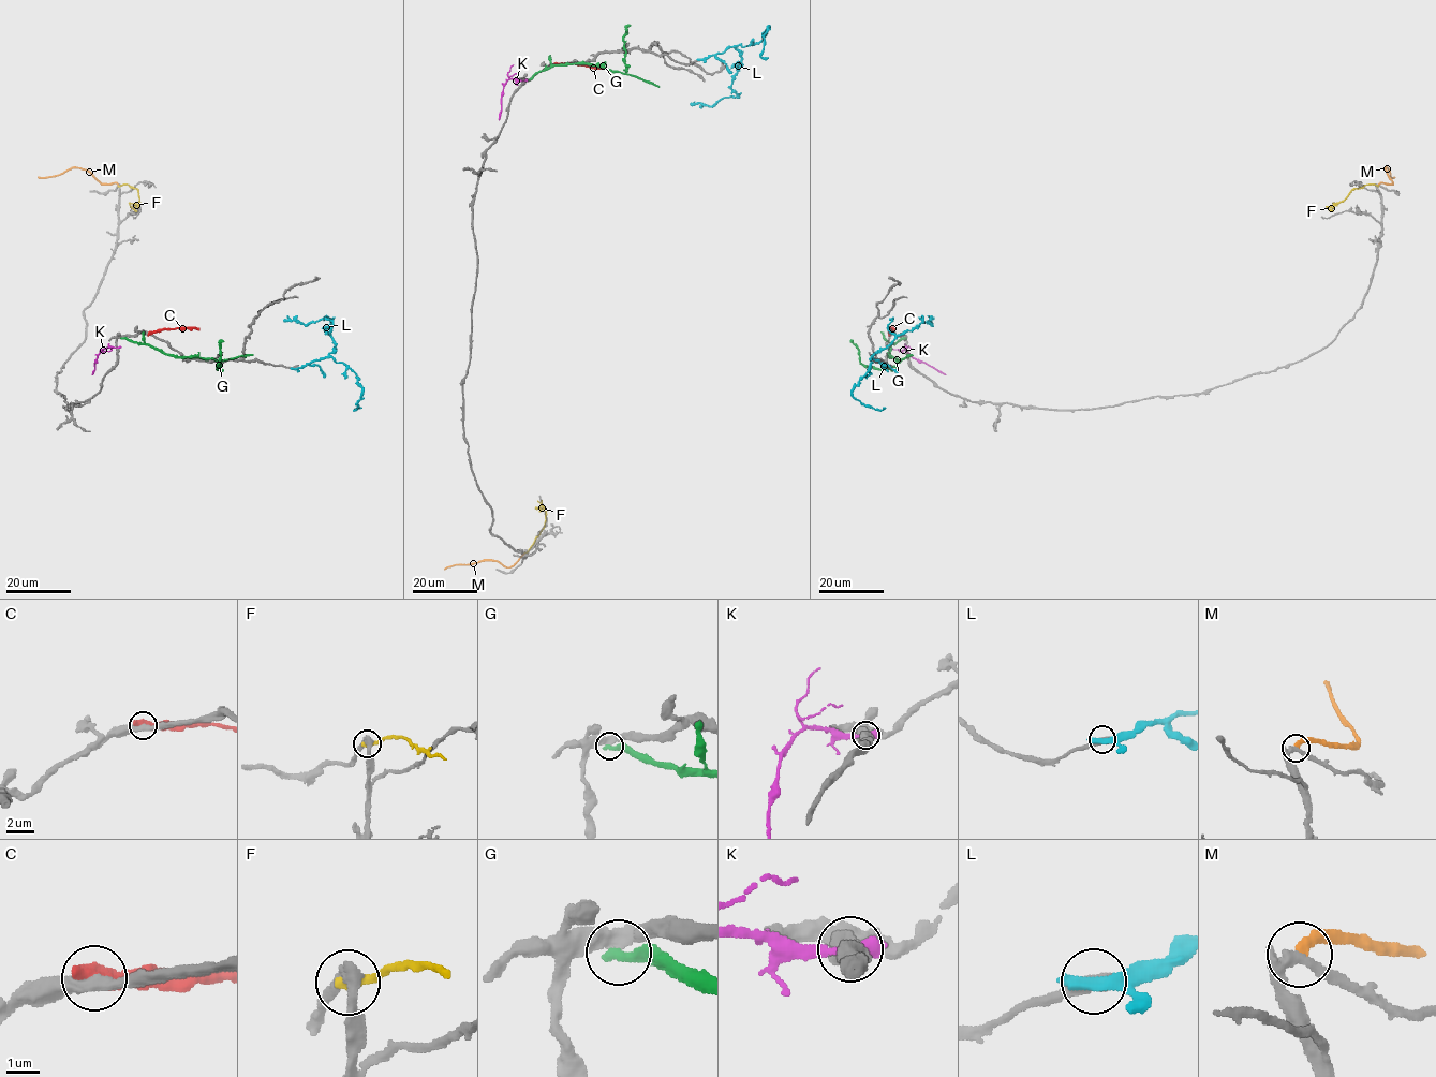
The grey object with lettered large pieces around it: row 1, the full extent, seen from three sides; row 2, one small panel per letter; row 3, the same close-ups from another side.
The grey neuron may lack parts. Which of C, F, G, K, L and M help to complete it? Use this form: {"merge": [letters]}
{"merge": []}

